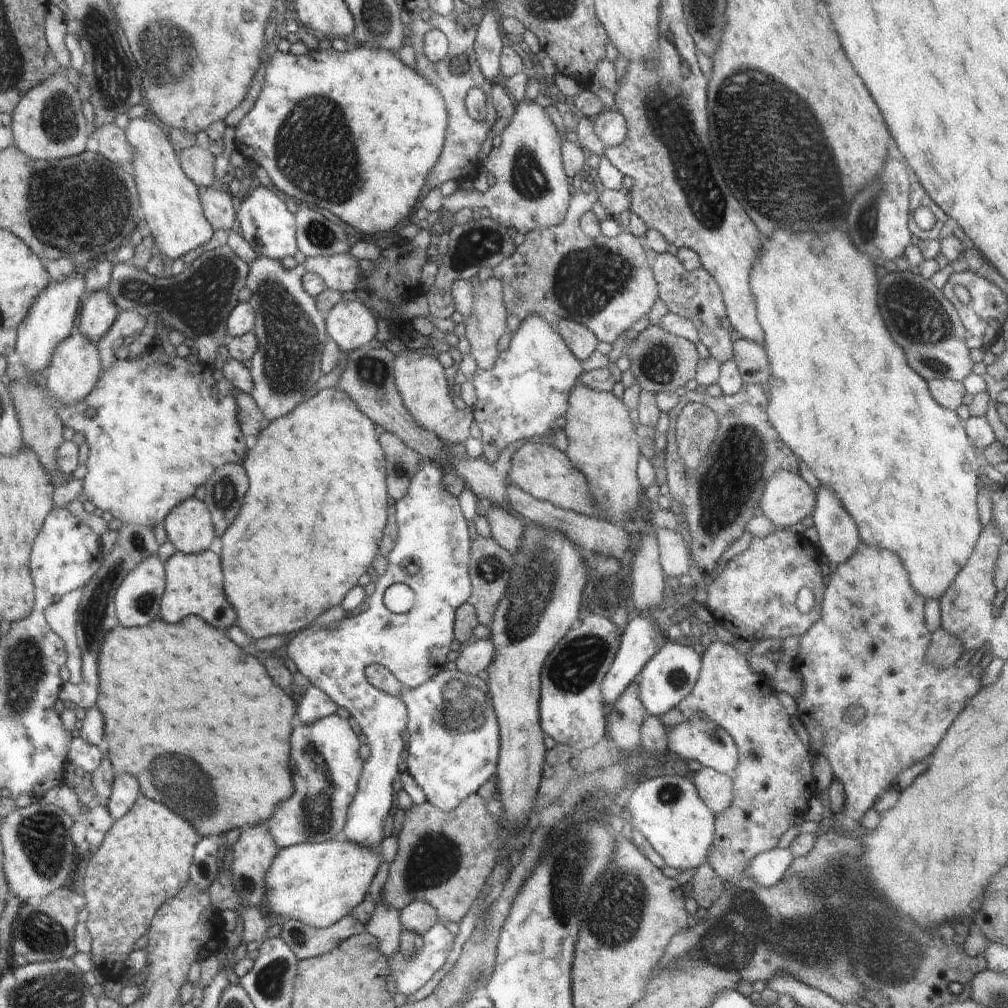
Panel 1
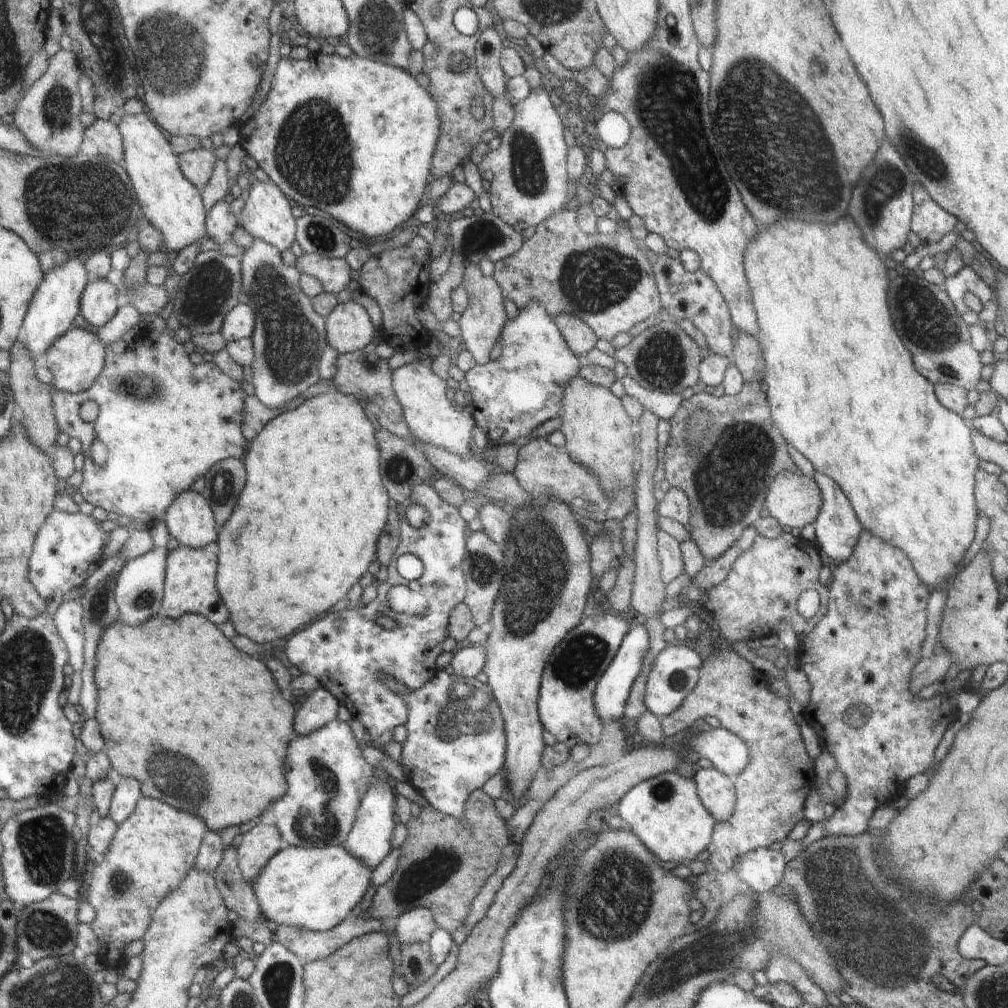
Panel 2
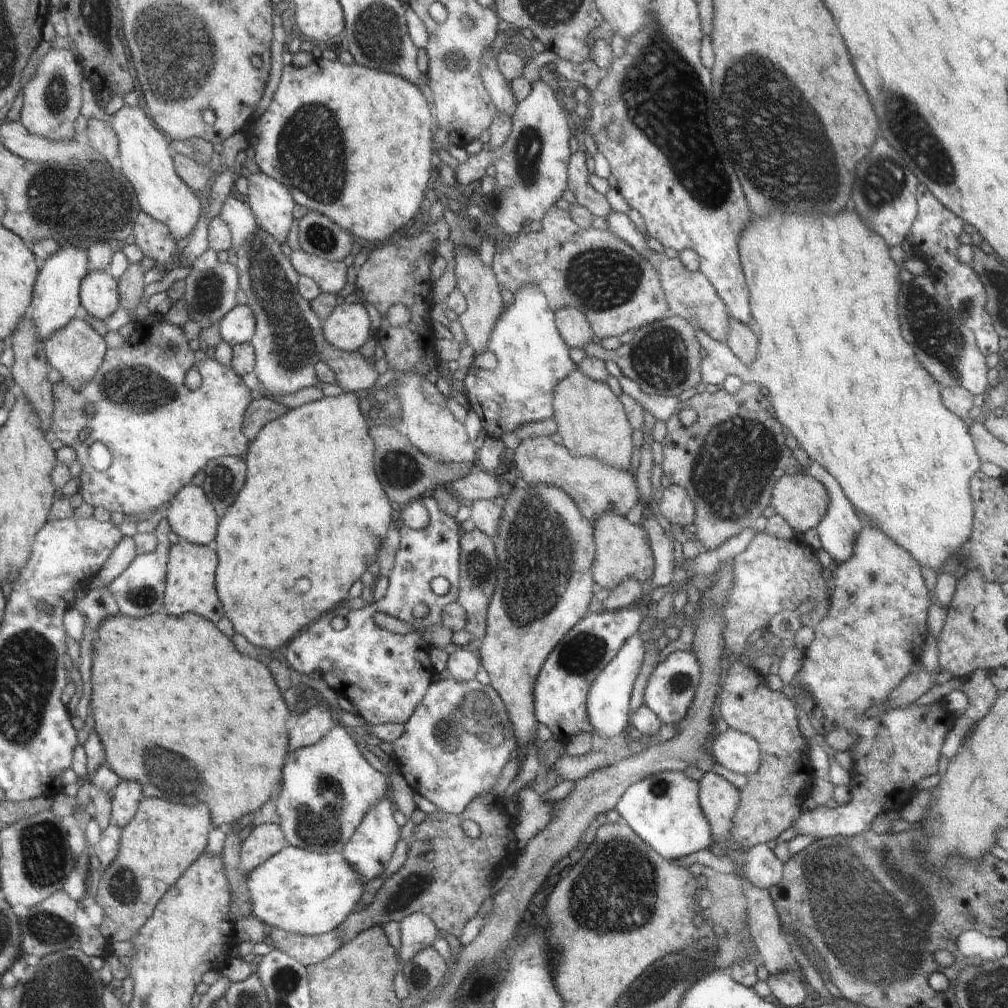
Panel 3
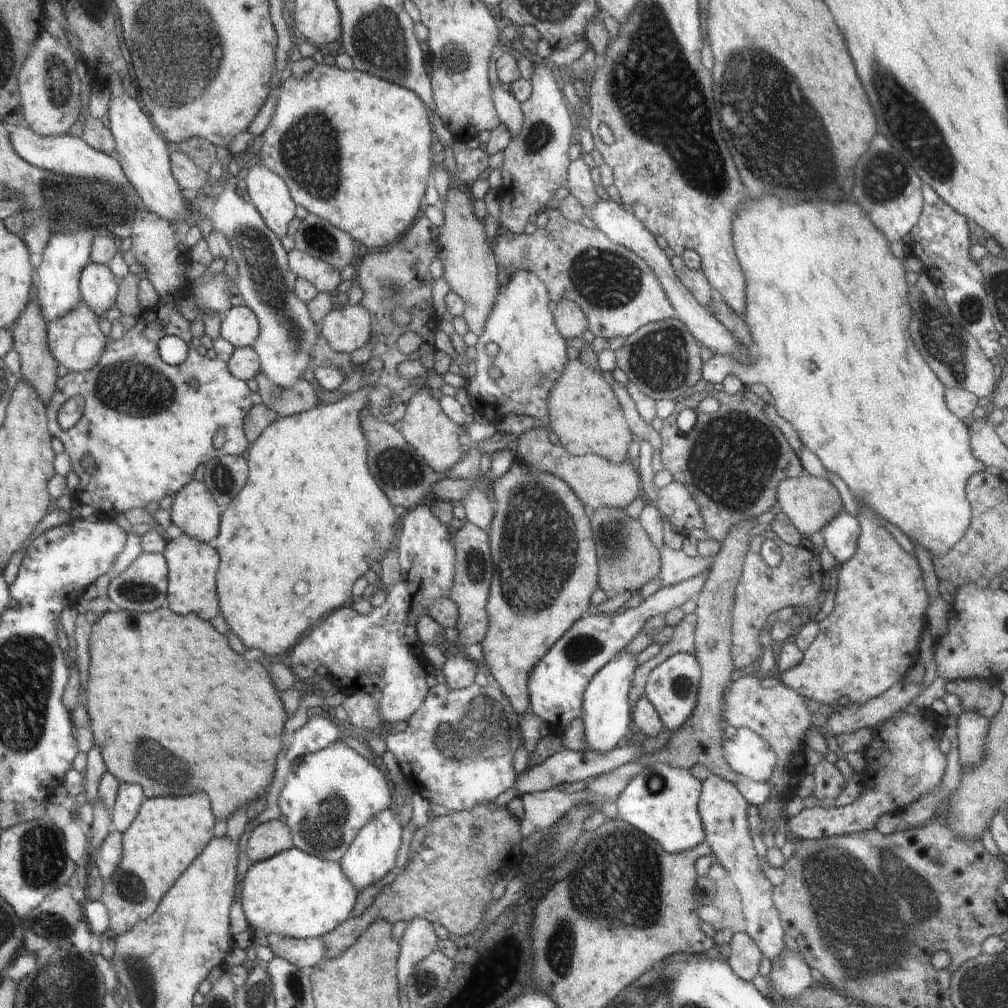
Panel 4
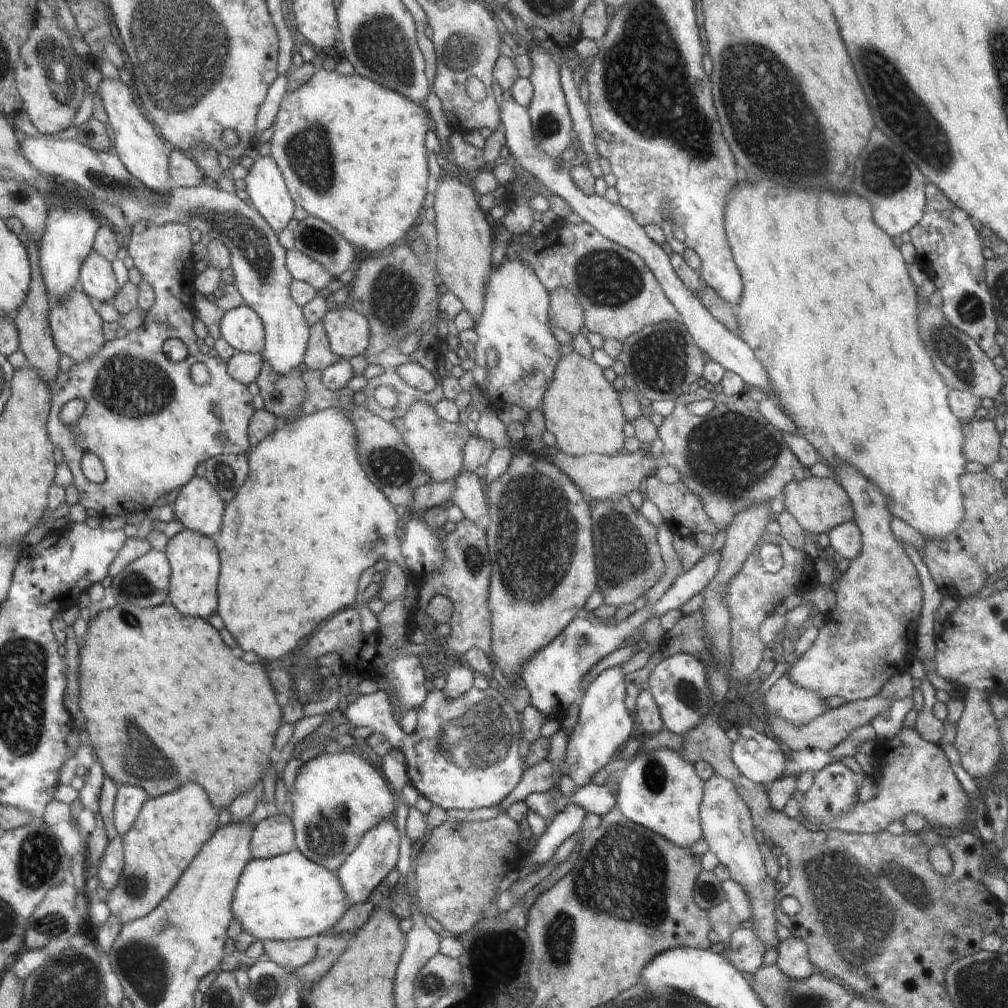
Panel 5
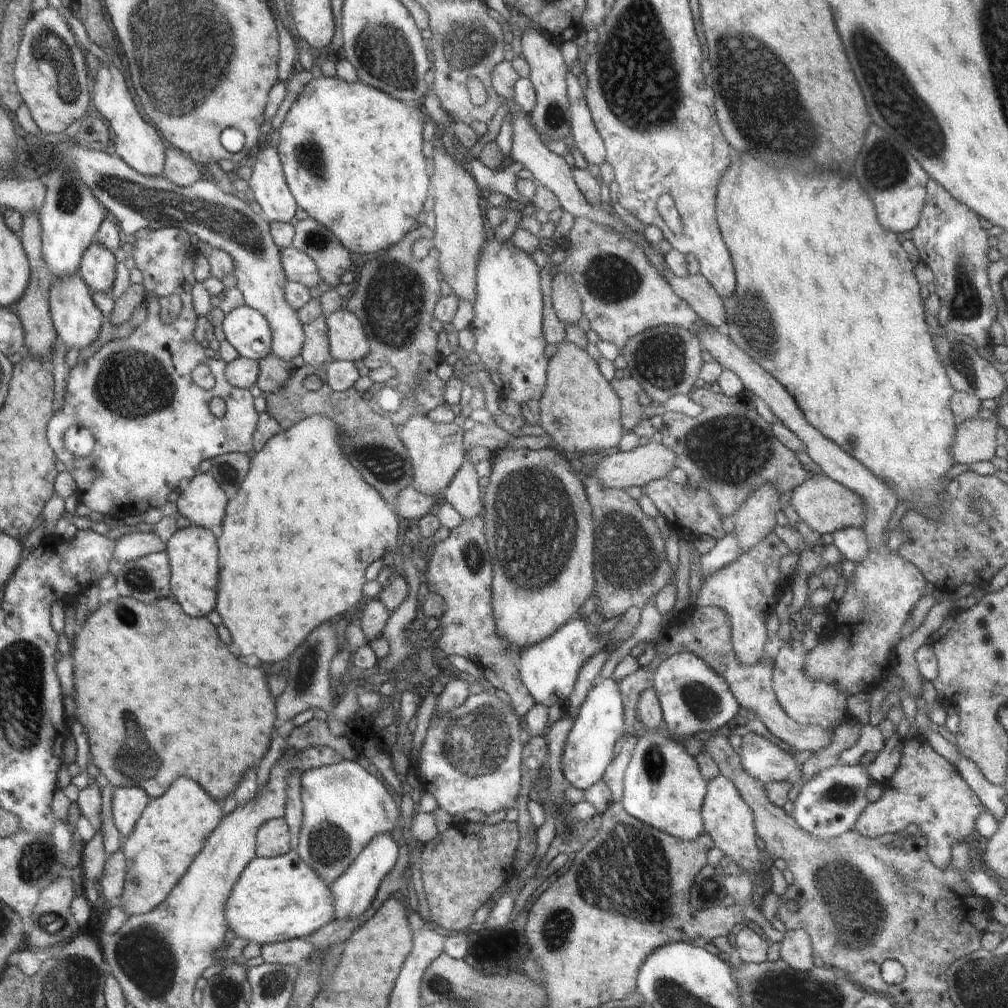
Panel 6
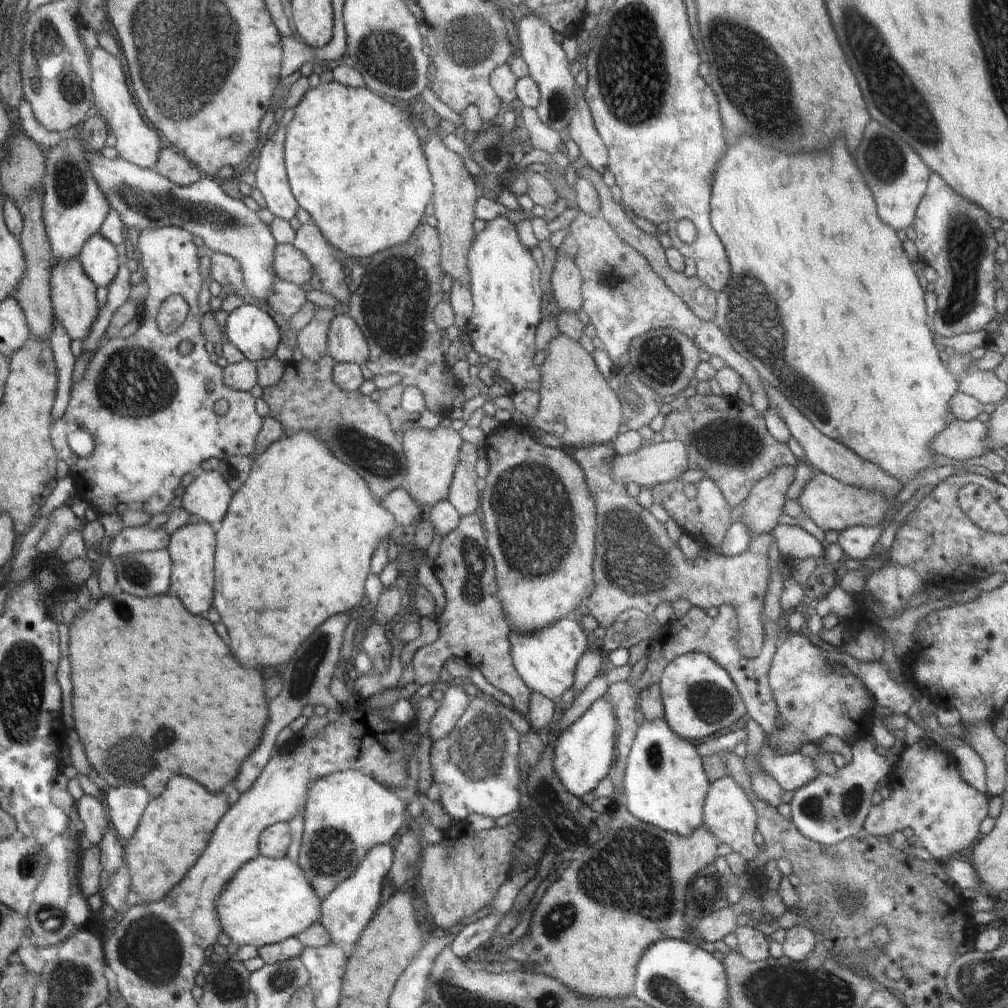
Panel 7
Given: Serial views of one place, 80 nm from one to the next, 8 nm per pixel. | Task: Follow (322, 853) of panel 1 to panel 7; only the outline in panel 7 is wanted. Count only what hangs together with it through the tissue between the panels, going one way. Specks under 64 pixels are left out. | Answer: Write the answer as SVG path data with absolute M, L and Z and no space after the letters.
M259 855L238 870L220 896L216 912L232 943L240 947L252 944L259 949L286 941L310 928L322 916L322 900L310 886L304 870L294 860Z

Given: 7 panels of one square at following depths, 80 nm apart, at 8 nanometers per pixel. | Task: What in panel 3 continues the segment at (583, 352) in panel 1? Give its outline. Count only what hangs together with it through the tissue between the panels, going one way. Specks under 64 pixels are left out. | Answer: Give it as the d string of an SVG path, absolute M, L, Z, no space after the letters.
M564 307L556 311L556 322L569 347L583 349L593 336L590 323L579 308Z

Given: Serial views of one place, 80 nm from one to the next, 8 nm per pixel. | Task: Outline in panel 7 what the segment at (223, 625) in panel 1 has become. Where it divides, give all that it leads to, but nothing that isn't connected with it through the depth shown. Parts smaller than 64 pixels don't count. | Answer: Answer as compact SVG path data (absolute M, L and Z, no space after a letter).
M200 521L186 524L171 534L168 552L174 559L171 587L192 614L206 614L214 598L214 566L216 566L216 532L218 524Z

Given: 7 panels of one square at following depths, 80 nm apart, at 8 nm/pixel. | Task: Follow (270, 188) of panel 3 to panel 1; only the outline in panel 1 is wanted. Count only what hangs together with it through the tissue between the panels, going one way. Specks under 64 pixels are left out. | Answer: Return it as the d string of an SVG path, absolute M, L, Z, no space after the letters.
M260 185L250 196L242 198L236 216L242 227L243 237L258 255L271 259L283 260L284 257L294 256L296 241L294 240L294 214L286 208L286 204L264 185Z

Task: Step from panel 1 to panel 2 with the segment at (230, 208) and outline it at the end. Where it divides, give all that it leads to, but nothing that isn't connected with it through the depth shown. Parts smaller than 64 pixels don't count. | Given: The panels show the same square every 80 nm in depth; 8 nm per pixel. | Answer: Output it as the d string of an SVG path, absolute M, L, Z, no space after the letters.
M228 199L217 202L207 212L206 236L220 246L224 246L228 240L232 239L232 233L238 226L238 220L230 210Z

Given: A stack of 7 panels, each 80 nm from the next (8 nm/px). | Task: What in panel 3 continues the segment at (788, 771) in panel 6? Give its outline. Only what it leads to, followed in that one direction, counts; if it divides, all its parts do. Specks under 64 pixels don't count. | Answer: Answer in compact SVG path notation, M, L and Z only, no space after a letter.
M734 729L714 737L710 749L713 750L716 762L736 774L753 775L763 761L756 739Z

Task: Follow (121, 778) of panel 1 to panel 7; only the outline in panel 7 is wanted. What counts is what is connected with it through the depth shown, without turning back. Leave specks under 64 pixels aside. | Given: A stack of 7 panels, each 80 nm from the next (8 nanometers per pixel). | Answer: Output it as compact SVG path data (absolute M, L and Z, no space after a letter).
M143 786L109 787L105 792L109 822L122 841L134 836L147 810L150 791Z

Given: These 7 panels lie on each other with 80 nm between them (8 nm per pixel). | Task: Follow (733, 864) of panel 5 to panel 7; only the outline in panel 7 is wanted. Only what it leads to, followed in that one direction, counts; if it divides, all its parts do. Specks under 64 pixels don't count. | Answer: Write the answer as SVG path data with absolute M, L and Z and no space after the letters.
M730 774L712 782L707 802L703 806L704 822L721 843L728 844L733 852L739 852L747 861L756 858L756 844L752 834L756 830L756 809L746 791Z

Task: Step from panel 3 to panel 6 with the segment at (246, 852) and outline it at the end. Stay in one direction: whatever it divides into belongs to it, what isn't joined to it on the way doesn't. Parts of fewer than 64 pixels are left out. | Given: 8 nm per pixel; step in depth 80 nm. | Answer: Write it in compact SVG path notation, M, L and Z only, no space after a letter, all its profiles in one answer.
M284 818L272 819L260 828L257 850L260 857L277 857L291 852L290 827Z

